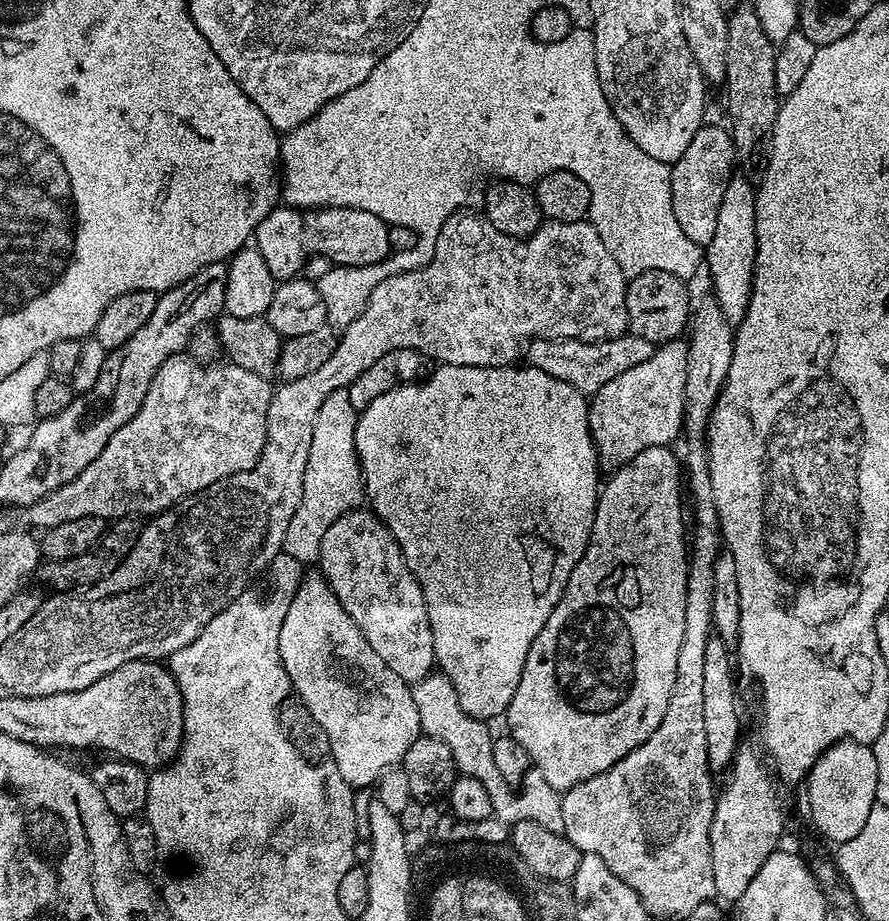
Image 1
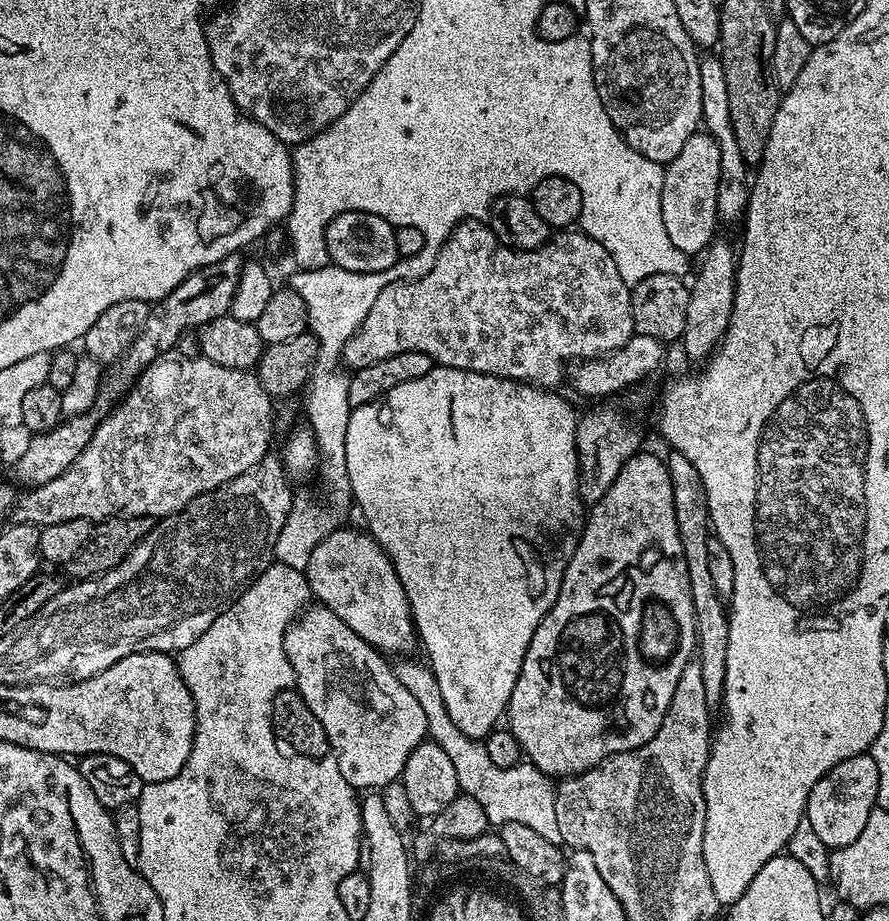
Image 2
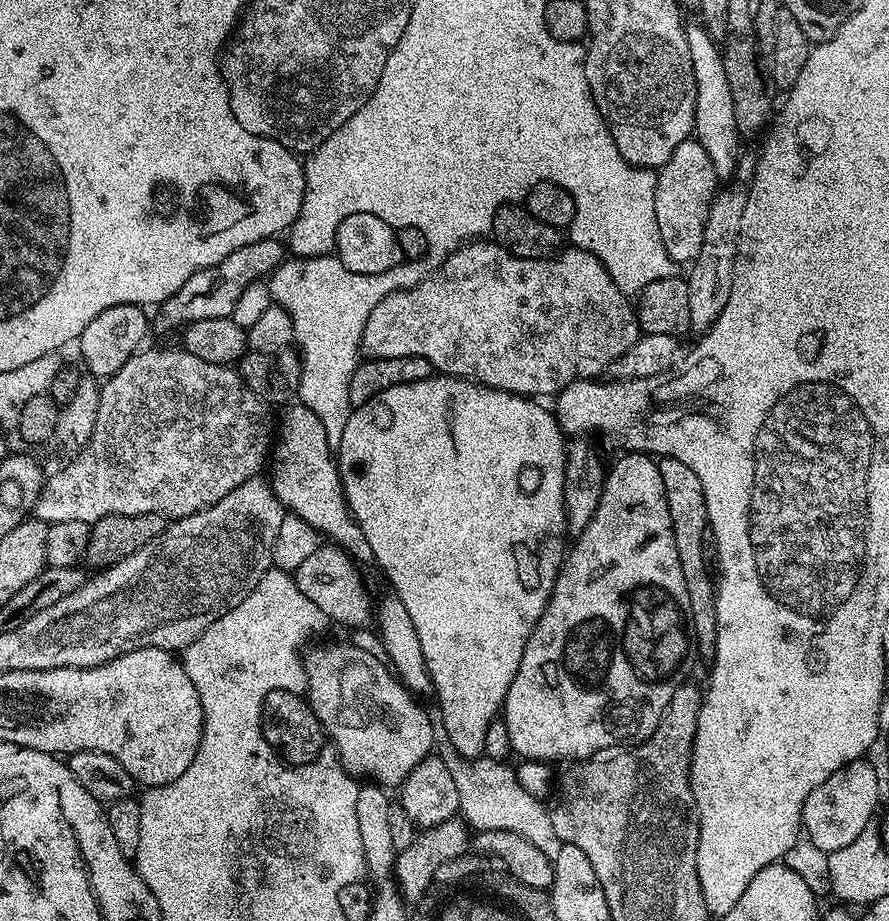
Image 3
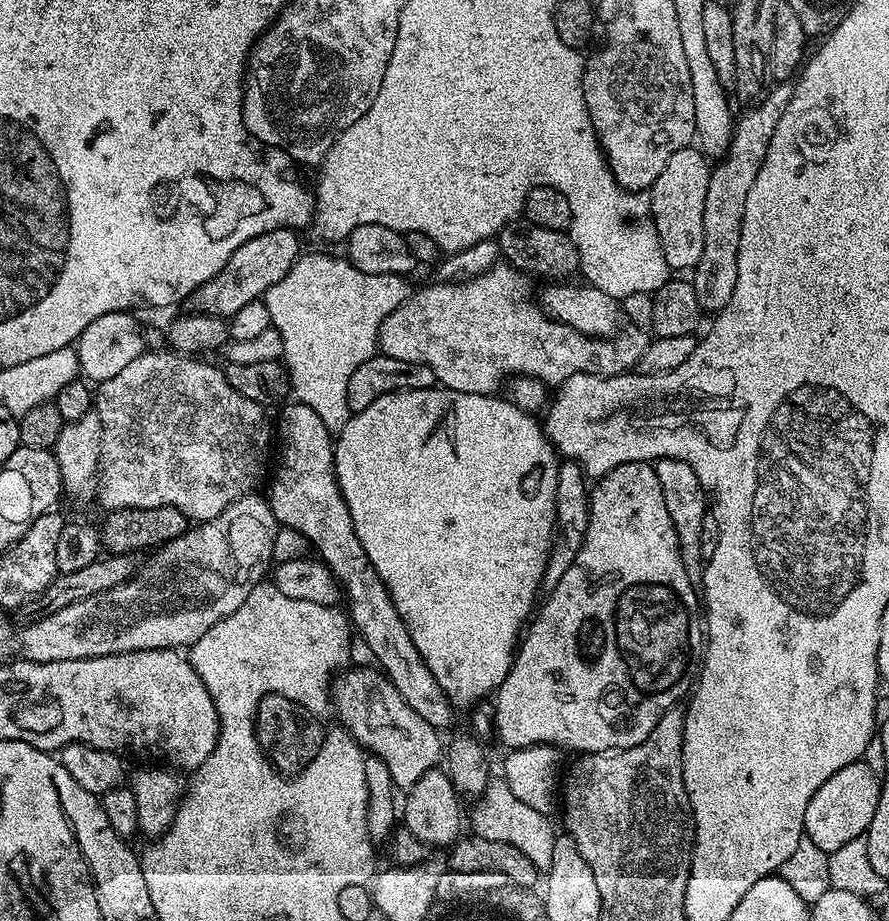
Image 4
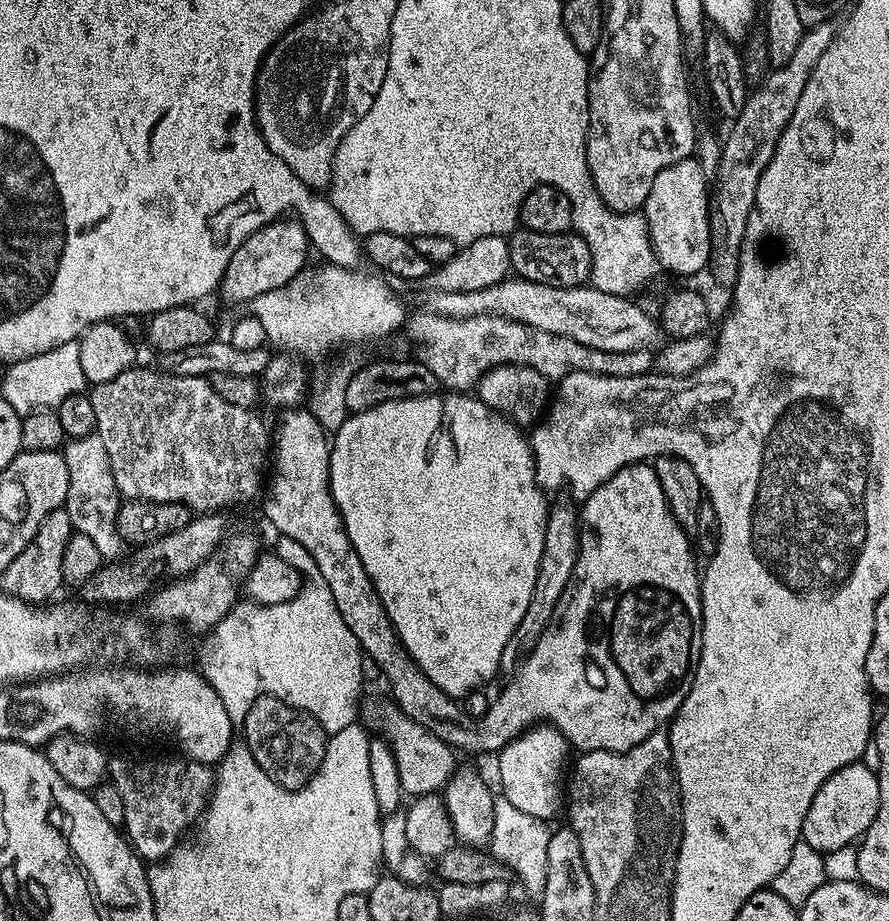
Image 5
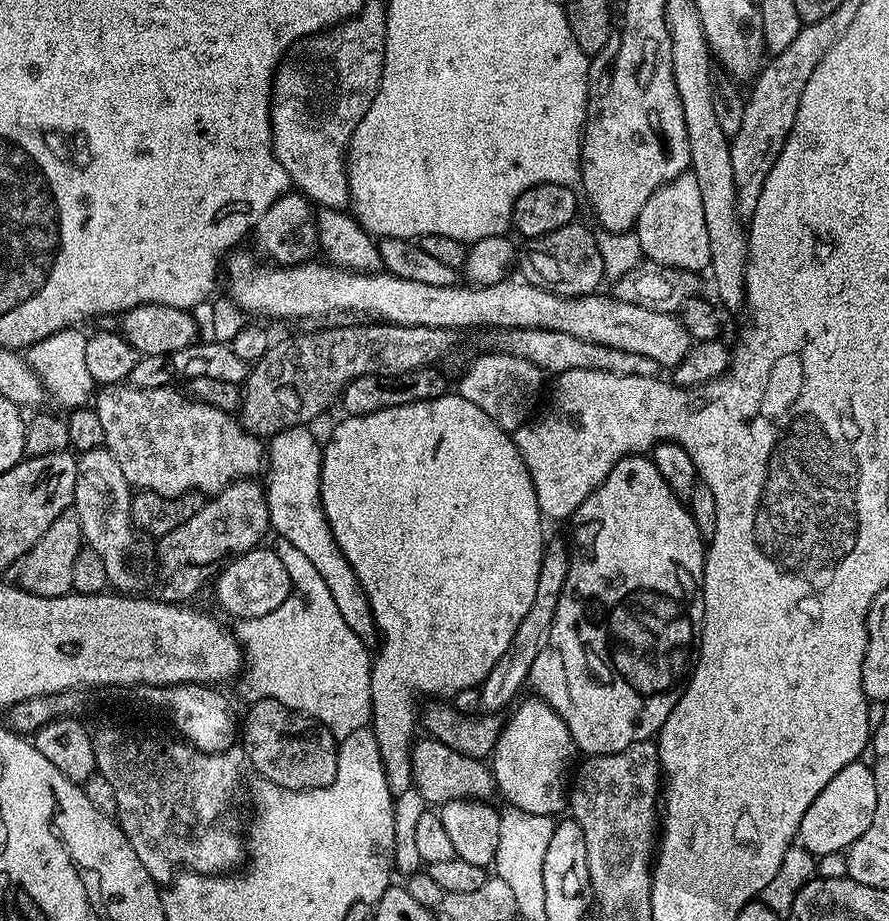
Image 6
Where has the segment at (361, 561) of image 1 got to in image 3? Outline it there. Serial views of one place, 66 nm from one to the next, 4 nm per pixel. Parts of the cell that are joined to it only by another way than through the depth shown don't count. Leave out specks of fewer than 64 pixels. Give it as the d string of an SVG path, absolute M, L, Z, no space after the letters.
M322 546L302 562L294 573L298 590L328 616L333 625L345 624L348 628L360 628L374 616L374 600L368 597L368 588L360 577L357 561L353 560L343 548Z

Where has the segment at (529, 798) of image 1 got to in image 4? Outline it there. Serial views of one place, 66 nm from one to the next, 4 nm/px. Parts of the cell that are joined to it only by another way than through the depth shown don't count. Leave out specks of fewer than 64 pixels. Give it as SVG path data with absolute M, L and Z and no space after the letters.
M503 778L489 779L484 785L483 795L475 801L475 804L471 828L475 835L494 842L506 842L522 850L522 854L530 858L530 862L537 870L546 870L550 866L550 858L554 858L554 842L557 833L552 832L552 824L547 820L549 817L520 802Z

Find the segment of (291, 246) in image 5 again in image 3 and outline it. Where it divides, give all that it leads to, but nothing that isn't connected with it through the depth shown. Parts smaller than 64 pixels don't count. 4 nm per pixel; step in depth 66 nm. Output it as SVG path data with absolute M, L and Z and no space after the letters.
M279 239L250 242L234 250L234 254L226 254L222 262L209 268L200 268L194 274L190 274L190 278L182 282L182 287L159 305L160 320L168 328L179 329L193 322L202 322L206 318L231 317L242 292L252 283L271 276L272 271L284 263L285 259L286 248Z

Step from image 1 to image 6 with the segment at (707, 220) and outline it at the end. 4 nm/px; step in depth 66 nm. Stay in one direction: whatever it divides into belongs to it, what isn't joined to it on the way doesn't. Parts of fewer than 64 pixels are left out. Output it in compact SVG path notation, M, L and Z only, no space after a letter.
M690 170L678 178L667 180L661 184L650 198L646 198L646 206L642 206L642 214L638 214L634 229L641 253L649 261L664 264L667 267L684 268L686 271L703 273L712 263L710 258L710 238L706 238L706 214L702 214L702 194L698 190L698 178Z

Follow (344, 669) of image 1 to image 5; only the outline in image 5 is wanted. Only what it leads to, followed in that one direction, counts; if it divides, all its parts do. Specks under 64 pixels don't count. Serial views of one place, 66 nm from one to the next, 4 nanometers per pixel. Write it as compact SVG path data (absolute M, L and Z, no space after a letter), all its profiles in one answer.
M391 699L376 700L368 712L366 724L373 733L389 744L397 762L398 778L401 779L401 790L408 798L439 793L452 779L458 767L457 753L443 735L426 730L414 718L410 718Z

